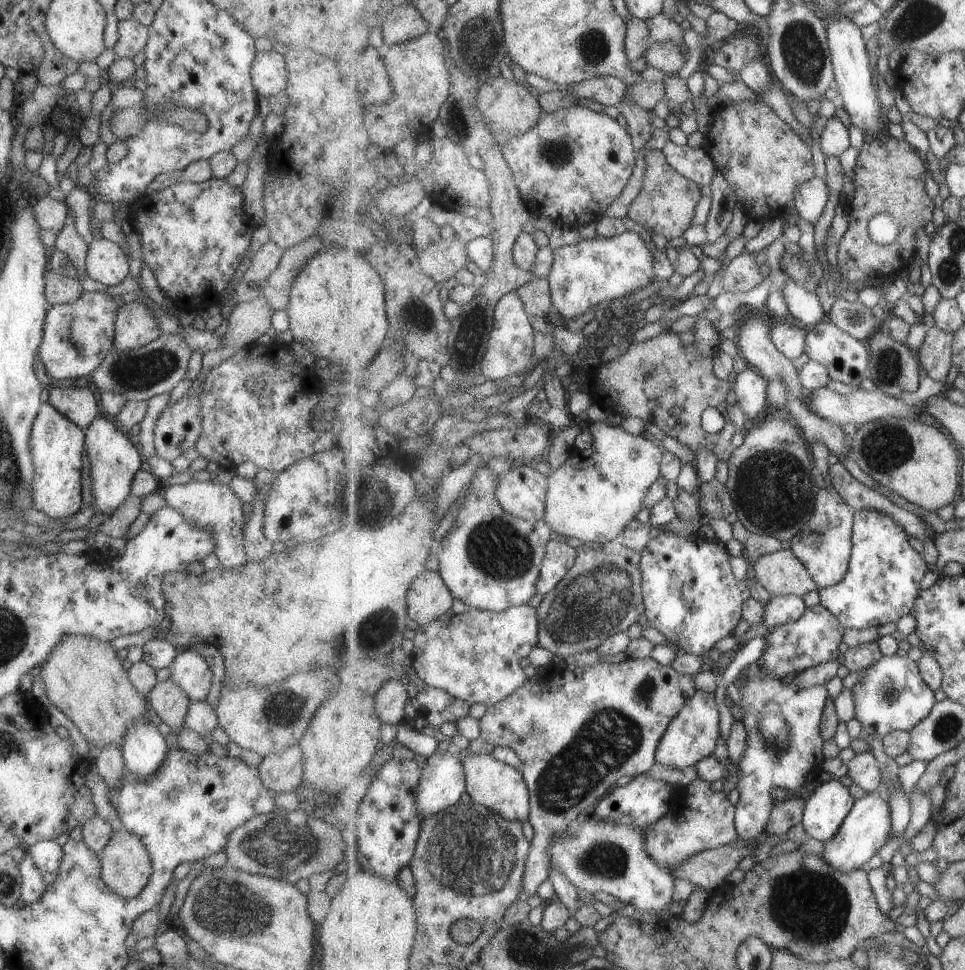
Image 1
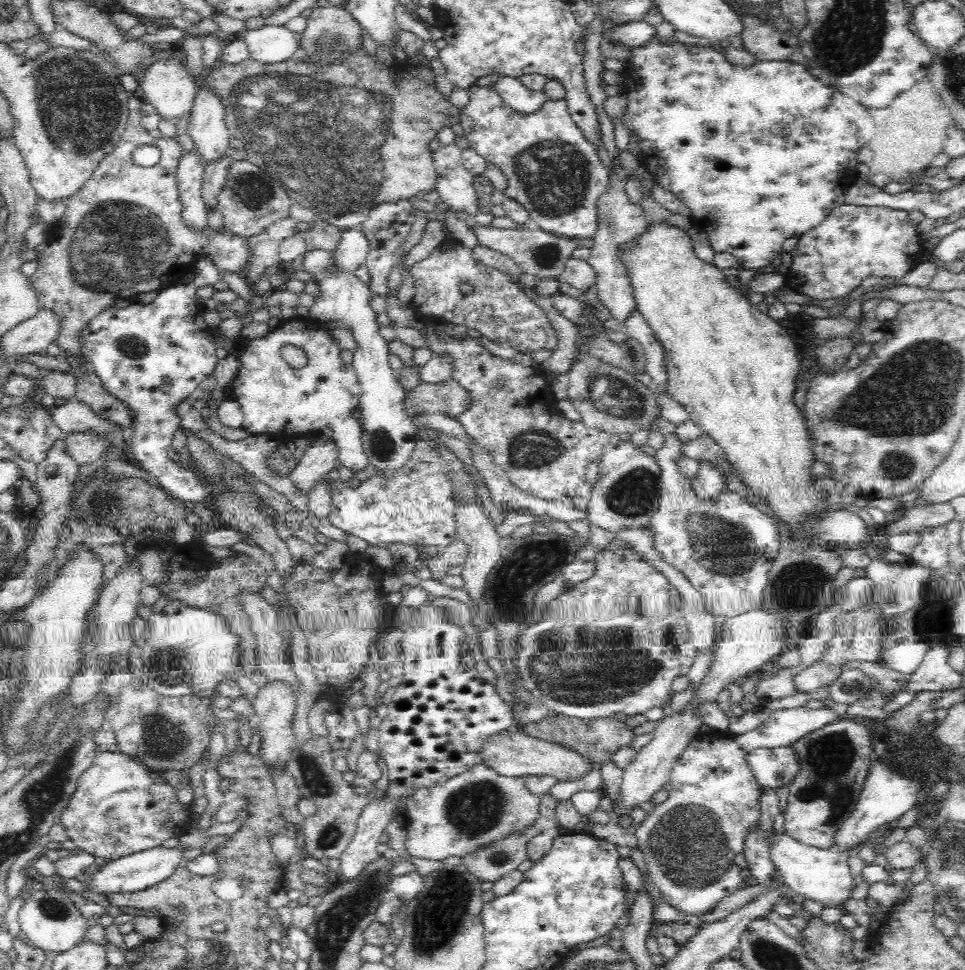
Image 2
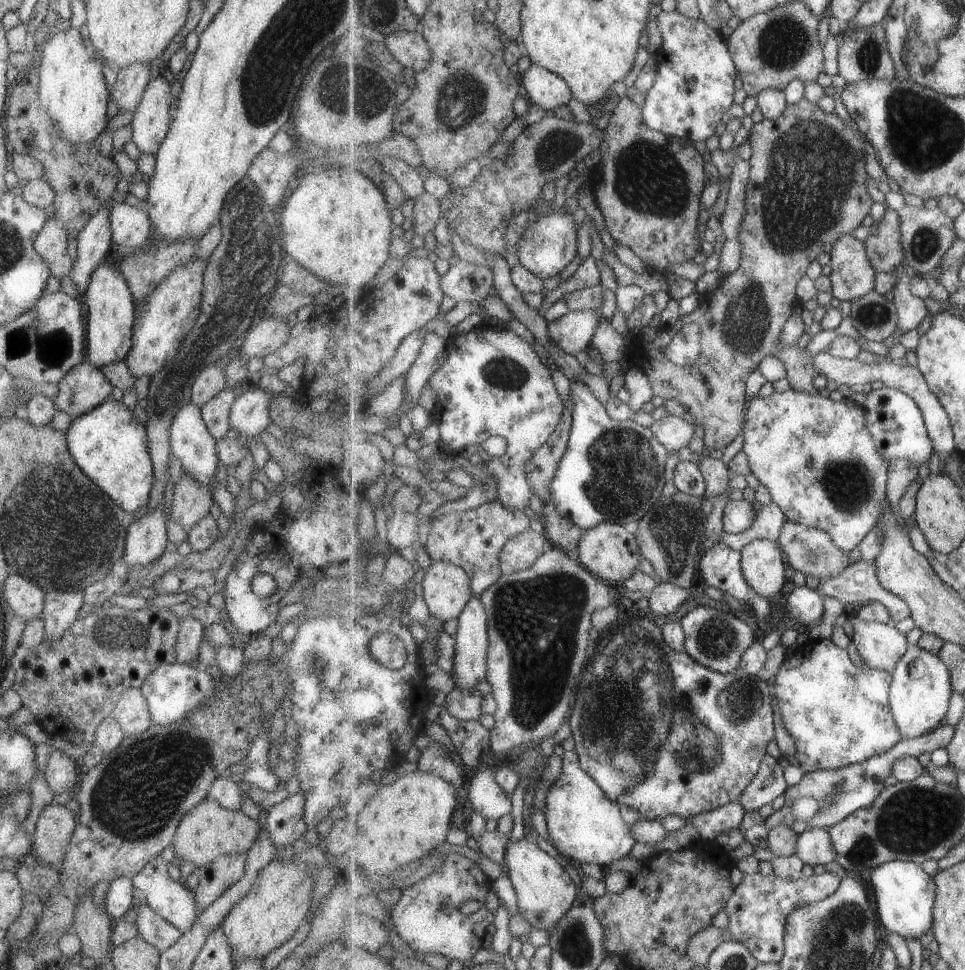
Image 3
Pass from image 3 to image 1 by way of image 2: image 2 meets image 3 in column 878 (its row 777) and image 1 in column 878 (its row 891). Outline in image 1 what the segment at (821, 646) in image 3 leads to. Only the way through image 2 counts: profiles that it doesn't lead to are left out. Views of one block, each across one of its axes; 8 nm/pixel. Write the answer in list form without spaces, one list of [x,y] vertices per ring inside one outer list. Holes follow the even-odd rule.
[[[883,655],[861,675],[852,689],[855,692],[855,716],[864,736],[887,736],[895,730],[911,731],[931,714],[937,704],[935,690],[927,684],[918,661],[909,656]]]

